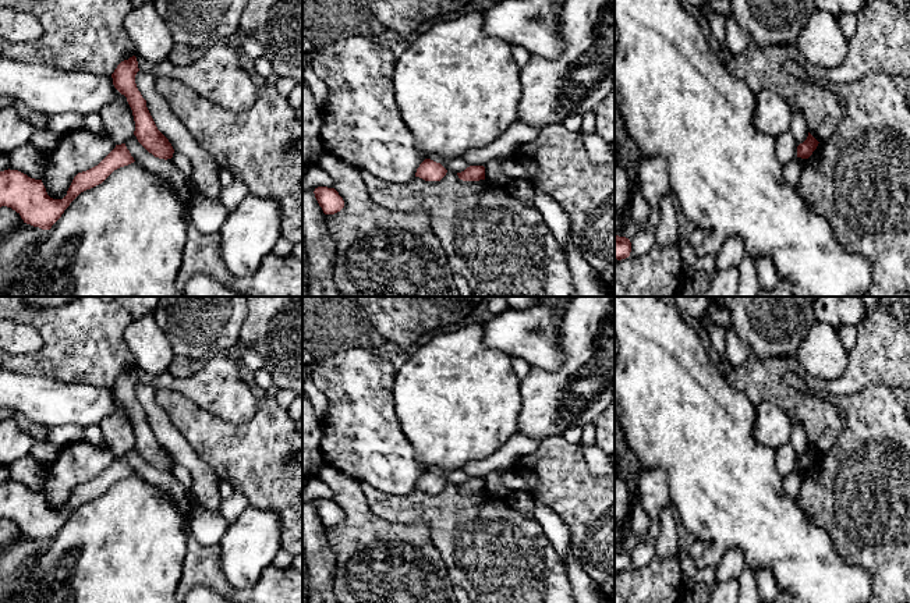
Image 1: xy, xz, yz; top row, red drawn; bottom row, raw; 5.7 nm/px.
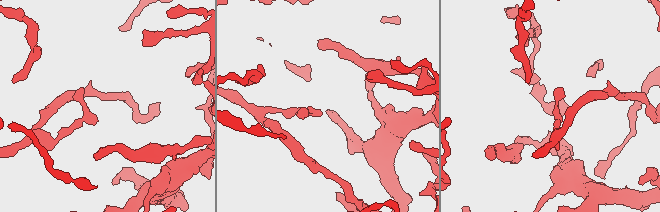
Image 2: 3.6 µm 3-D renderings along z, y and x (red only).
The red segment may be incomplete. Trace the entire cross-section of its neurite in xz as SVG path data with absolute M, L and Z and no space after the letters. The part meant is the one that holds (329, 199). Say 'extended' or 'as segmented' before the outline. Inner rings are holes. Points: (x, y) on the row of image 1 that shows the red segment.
as segmented | M318 187L314 194L325 214L334 214L344 207L344 201L334 188Z

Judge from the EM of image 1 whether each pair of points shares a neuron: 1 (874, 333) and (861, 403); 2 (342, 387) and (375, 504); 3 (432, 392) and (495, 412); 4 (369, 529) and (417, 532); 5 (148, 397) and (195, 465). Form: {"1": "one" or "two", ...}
{"1": "two", "2": "two", "3": "one", "4": "one", "5": "one"}

